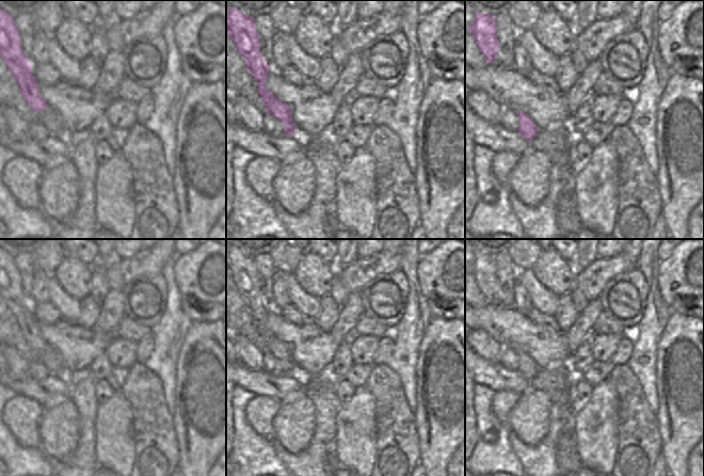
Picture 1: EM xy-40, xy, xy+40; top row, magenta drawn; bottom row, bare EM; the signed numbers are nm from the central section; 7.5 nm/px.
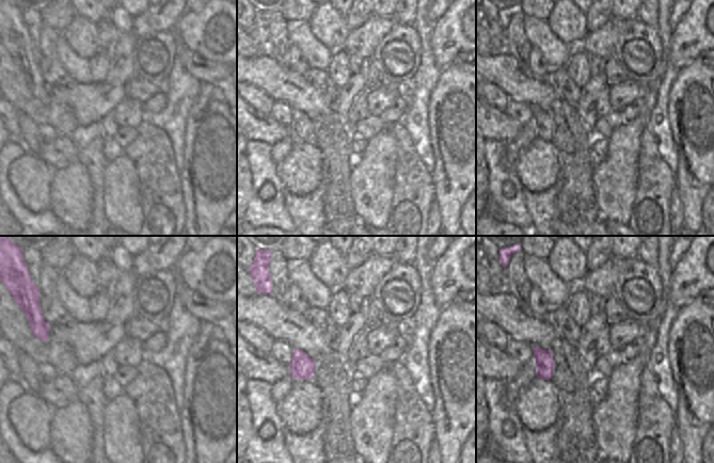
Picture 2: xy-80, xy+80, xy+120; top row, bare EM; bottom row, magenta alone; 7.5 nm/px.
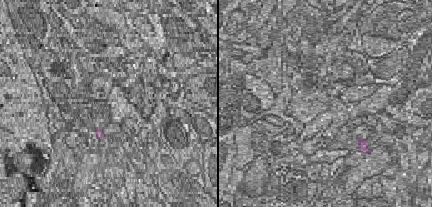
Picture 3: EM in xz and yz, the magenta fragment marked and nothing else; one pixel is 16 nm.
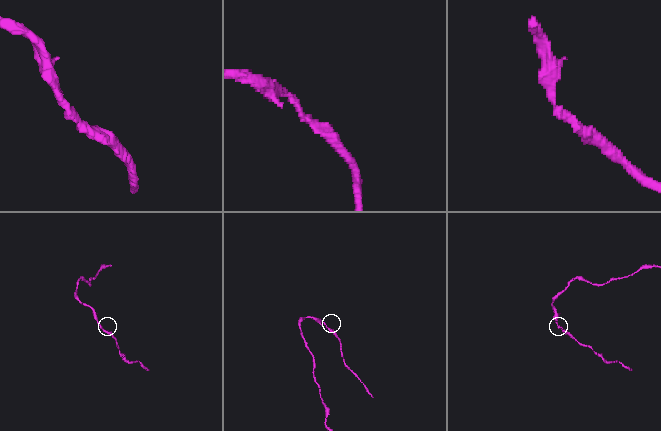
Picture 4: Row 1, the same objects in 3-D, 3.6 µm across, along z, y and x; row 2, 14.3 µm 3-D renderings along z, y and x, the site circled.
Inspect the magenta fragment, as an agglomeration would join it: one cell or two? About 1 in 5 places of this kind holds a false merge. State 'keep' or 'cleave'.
keep

